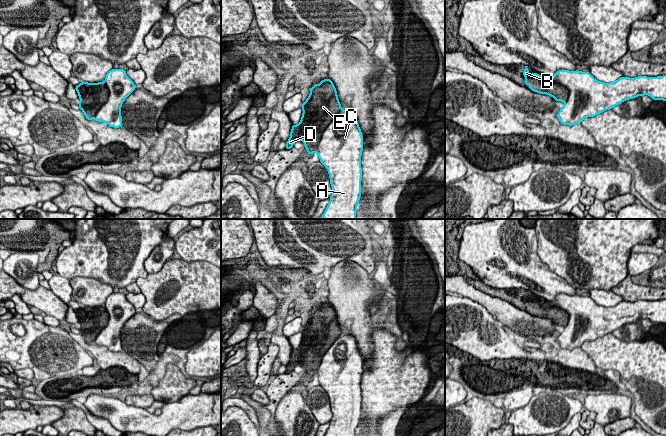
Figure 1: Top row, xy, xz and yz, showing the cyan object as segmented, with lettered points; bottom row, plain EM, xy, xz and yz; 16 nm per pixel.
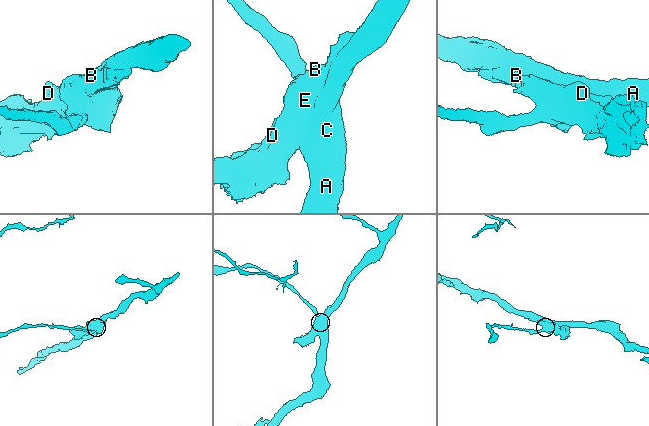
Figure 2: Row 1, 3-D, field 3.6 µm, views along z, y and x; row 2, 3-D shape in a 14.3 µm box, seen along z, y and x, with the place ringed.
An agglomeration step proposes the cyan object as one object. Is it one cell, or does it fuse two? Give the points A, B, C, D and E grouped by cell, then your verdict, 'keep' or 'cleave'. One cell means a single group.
groups A C / B D E; cleave

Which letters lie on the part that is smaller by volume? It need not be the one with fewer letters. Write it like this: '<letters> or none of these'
B, D, E

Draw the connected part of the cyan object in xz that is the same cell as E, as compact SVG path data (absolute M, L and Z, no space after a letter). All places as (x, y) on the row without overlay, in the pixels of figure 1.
M327 302L314 309L301 332L302 342L297 349L292 349L286 373L292 372L297 364L301 364L311 379L315 376L324 354L342 333L333 306Z

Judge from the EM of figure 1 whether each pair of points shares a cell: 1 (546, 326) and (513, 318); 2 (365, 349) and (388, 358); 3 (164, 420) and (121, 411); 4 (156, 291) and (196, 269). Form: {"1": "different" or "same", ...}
{"1": "same", "2": "different", "3": "same", "4": "same"}

